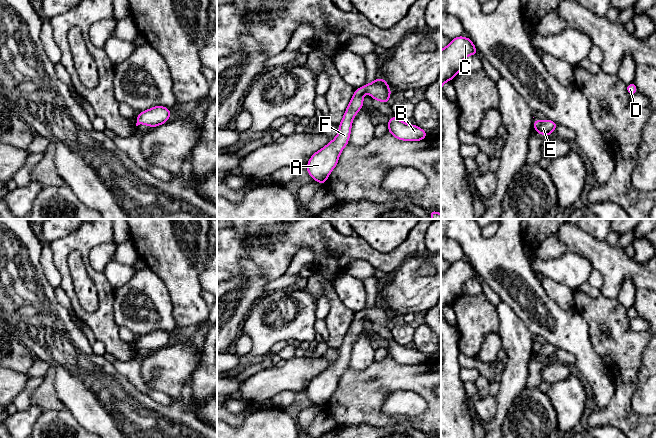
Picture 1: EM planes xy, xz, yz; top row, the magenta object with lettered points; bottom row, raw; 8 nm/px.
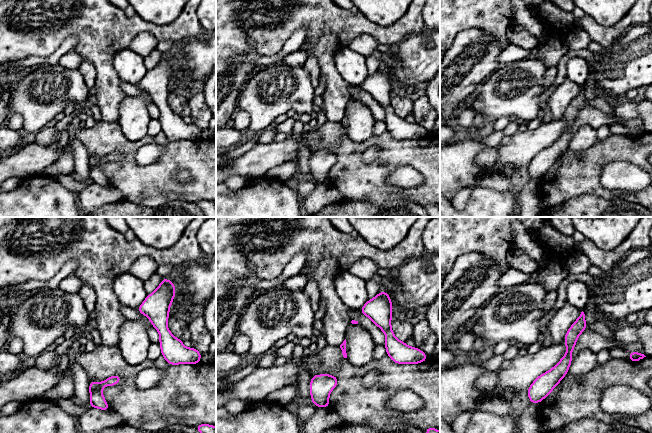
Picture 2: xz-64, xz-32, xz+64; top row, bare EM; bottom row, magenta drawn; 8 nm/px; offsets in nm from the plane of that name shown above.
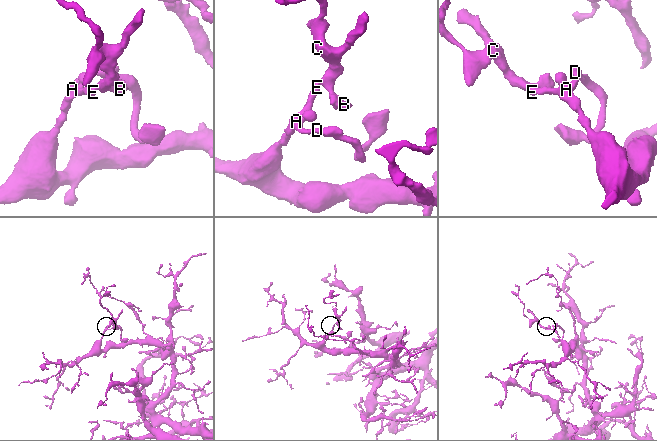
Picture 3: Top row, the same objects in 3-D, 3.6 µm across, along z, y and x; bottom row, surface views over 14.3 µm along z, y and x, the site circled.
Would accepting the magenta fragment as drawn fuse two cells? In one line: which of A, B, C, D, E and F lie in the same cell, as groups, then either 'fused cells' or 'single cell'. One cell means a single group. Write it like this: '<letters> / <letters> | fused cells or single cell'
A B C D E F | single cell

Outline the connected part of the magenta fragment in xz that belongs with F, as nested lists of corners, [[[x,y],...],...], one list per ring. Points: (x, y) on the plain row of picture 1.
[[[376,302],[371,308],[355,313],[354,319],[344,337],[338,359],[322,373],[314,377],[308,385],[307,396],[313,404],[324,409],[331,395],[336,391],[341,375],[349,366],[352,345],[364,330],[363,319],[368,317],[374,324],[389,328],[391,313],[385,303]]]

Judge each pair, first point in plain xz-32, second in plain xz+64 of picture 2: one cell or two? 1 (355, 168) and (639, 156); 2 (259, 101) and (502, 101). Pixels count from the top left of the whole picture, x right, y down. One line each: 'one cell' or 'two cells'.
1: one cell
2: one cell

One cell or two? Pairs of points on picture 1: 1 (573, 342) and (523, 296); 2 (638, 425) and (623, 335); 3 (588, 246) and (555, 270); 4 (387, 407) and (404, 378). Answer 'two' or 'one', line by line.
1: one
2: one
3: two
4: two

